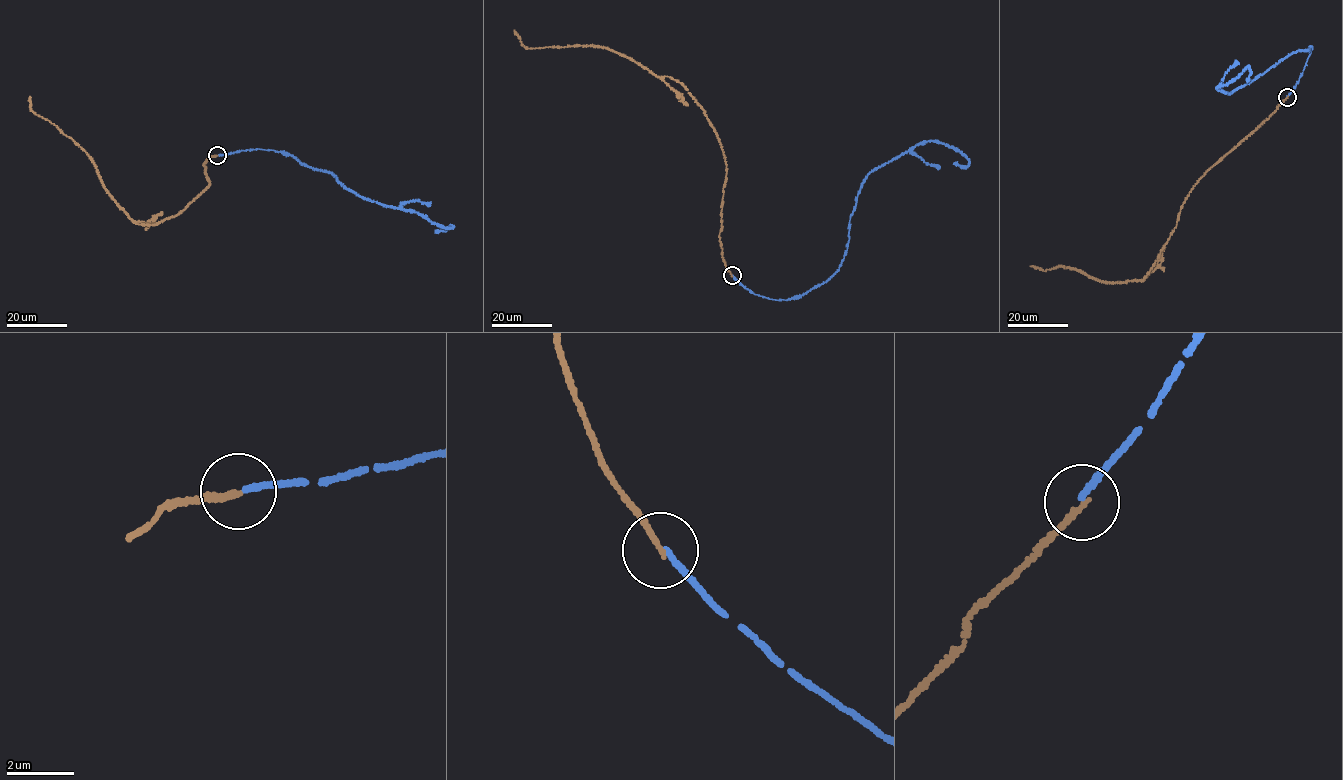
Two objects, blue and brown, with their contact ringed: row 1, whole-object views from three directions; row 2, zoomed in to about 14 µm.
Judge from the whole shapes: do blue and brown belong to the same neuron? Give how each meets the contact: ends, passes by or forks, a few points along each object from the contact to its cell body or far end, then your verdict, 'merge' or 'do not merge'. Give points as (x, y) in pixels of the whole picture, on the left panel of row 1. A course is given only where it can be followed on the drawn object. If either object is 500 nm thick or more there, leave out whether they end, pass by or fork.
blue ends | brown ends | blue via (217, 155), (258, 148), (287, 153), (330, 172), (362, 197), (453, 227), (435, 232) | brown via (216, 155), (203, 165), (208, 188), (181, 213), (138, 224), (107, 192), (88, 154), (33, 113), (29, 96) | do not merge

